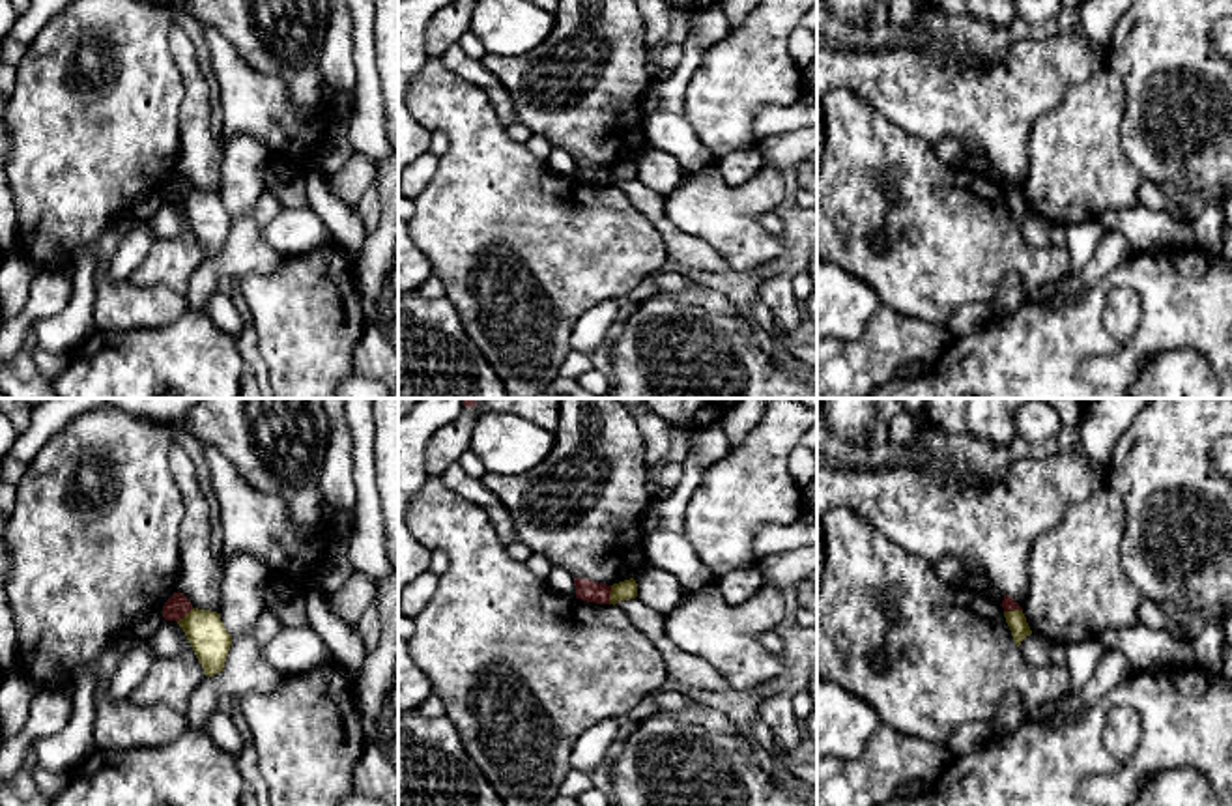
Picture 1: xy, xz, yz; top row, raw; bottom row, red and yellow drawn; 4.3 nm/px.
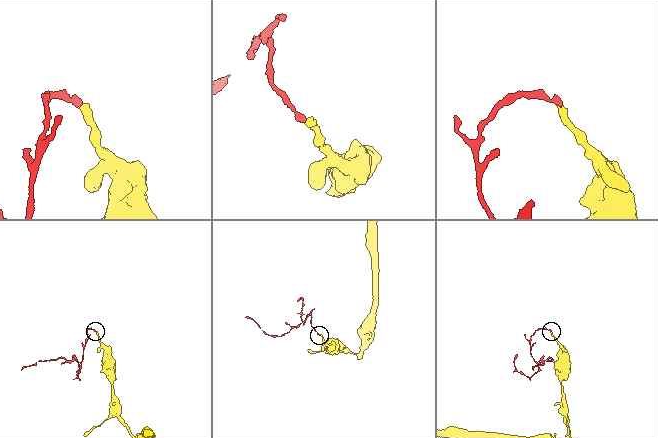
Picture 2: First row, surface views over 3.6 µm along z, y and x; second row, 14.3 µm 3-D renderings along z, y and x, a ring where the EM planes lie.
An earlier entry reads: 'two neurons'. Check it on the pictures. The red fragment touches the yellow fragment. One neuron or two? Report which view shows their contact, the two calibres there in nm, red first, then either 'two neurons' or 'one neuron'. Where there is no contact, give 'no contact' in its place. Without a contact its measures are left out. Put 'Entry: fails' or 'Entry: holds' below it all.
xz | 90/90 nm | two neurons
Entry: holds

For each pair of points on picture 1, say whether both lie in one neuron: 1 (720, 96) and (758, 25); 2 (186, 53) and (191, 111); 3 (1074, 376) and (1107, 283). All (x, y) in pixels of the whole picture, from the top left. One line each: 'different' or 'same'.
1: same
2: same
3: same

